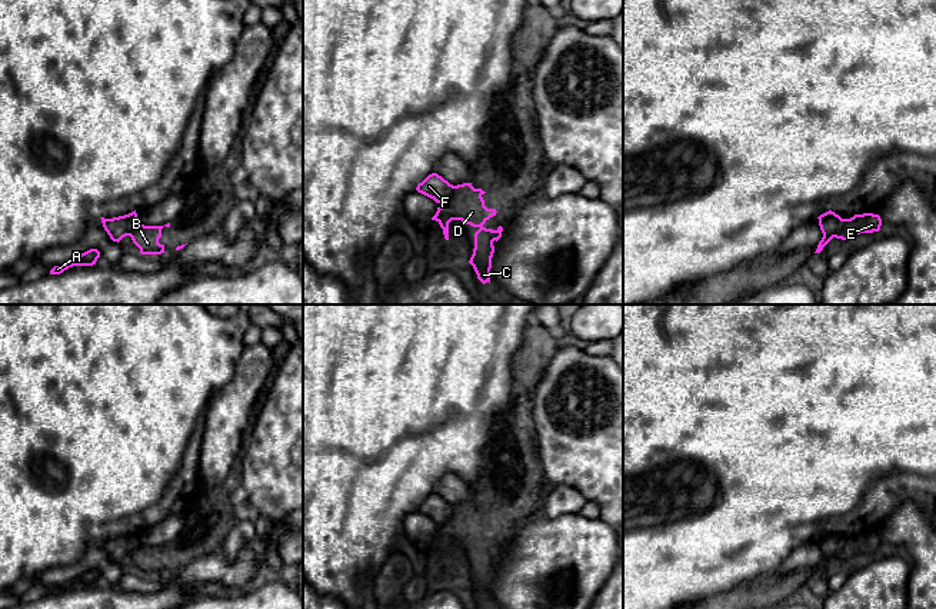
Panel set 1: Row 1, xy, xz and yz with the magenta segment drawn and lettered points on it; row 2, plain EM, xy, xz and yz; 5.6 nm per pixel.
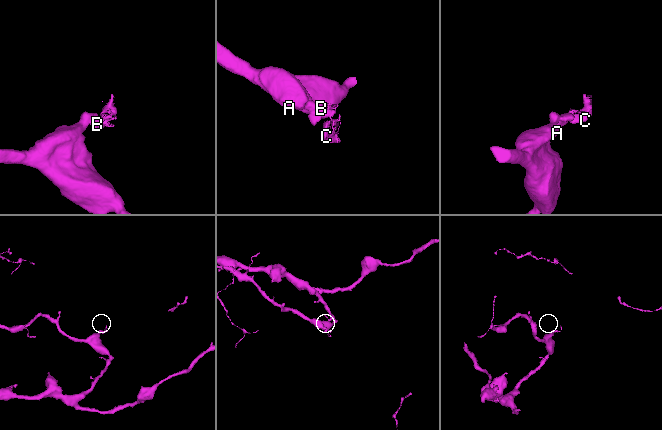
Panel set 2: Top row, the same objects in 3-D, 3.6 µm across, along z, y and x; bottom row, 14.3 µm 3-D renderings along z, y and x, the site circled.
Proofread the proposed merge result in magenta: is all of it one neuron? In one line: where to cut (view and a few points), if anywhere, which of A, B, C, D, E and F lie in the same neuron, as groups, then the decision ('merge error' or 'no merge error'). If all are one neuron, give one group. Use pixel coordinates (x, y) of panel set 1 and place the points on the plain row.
cut yz (843, 539), (832, 555), (823, 556); groups A F / B C D E; merge error

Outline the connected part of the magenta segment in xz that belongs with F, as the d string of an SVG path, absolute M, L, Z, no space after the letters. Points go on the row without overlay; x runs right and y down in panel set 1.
M437 493L429 495L422 503L417 505L416 510L436 523L442 523L449 520L453 513L453 505L444 500Z

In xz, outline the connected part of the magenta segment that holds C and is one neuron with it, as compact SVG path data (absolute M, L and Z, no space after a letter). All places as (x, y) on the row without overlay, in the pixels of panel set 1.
M472 503L453 506L453 513L447 523L437 528L436 535L432 538L432 540L436 540L443 549L446 560L449 560L449 543L452 540L462 540L479 549L474 553L474 569L469 583L483 605L490 603L492 578L494 573L493 562L497 562L503 552L502 546L496 550L483 546L497 533L496 529L487 529L484 526L482 518L484 513L482 509L474 509Z

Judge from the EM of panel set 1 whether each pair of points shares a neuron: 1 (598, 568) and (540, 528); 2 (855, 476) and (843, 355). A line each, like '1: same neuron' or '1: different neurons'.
1: same neuron
2: same neuron

